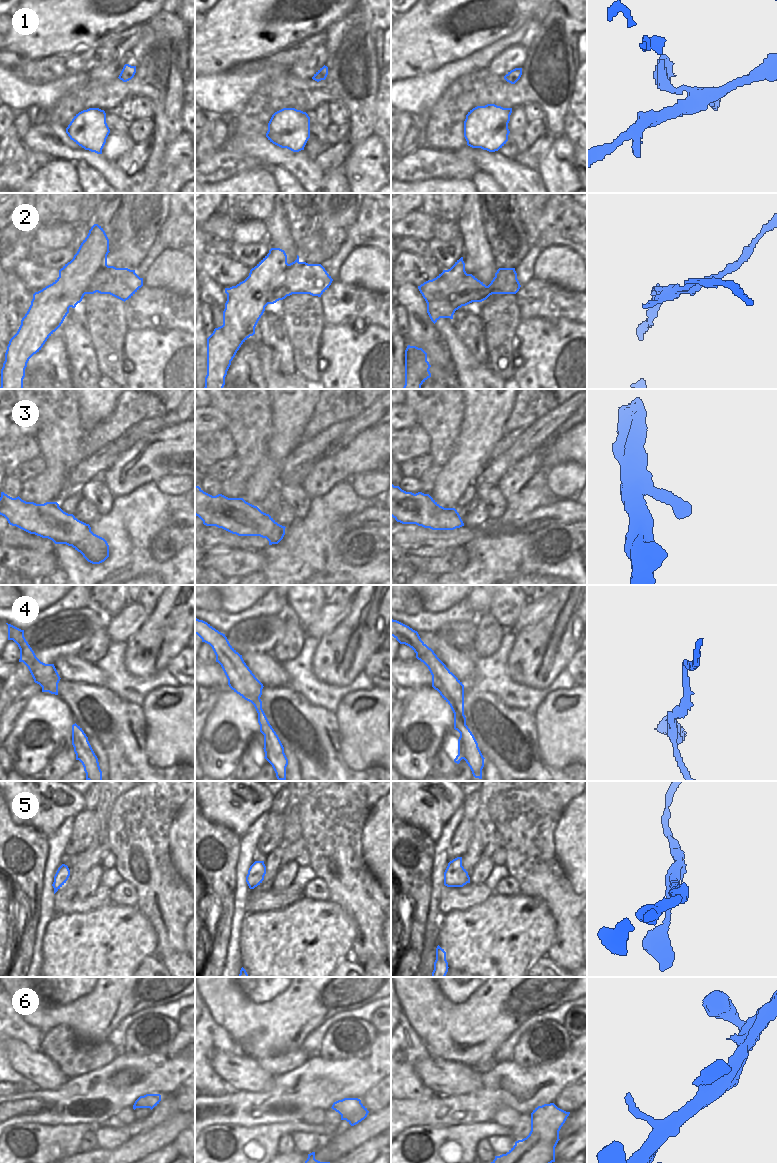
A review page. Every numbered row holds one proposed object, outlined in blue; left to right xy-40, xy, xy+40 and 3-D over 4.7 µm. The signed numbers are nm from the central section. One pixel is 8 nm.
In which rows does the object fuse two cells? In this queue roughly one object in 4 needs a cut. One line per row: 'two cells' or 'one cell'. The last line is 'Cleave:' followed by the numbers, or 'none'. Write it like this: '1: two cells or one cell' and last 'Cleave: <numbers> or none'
1: one cell
2: two cells
3: one cell
4: one cell
5: one cell
6: one cell
Cleave: 2

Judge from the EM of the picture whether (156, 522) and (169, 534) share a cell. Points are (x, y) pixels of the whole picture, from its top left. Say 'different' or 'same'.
different

